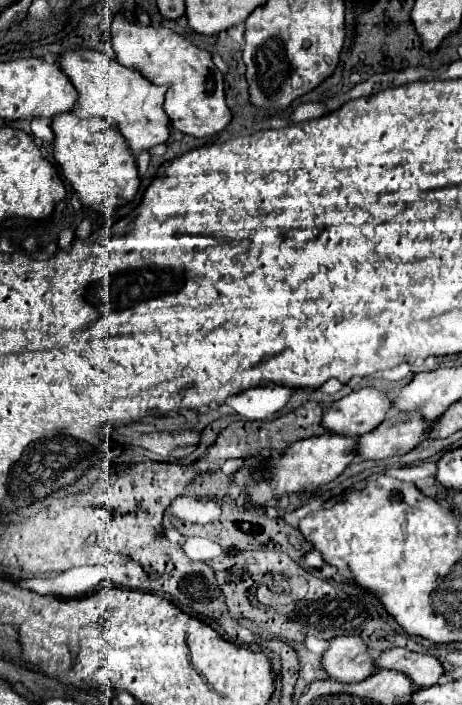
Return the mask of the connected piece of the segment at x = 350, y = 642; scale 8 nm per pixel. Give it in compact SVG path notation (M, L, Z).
M336 636L322 654L322 670L336 682L360 682L374 674L374 660L358 636Z

